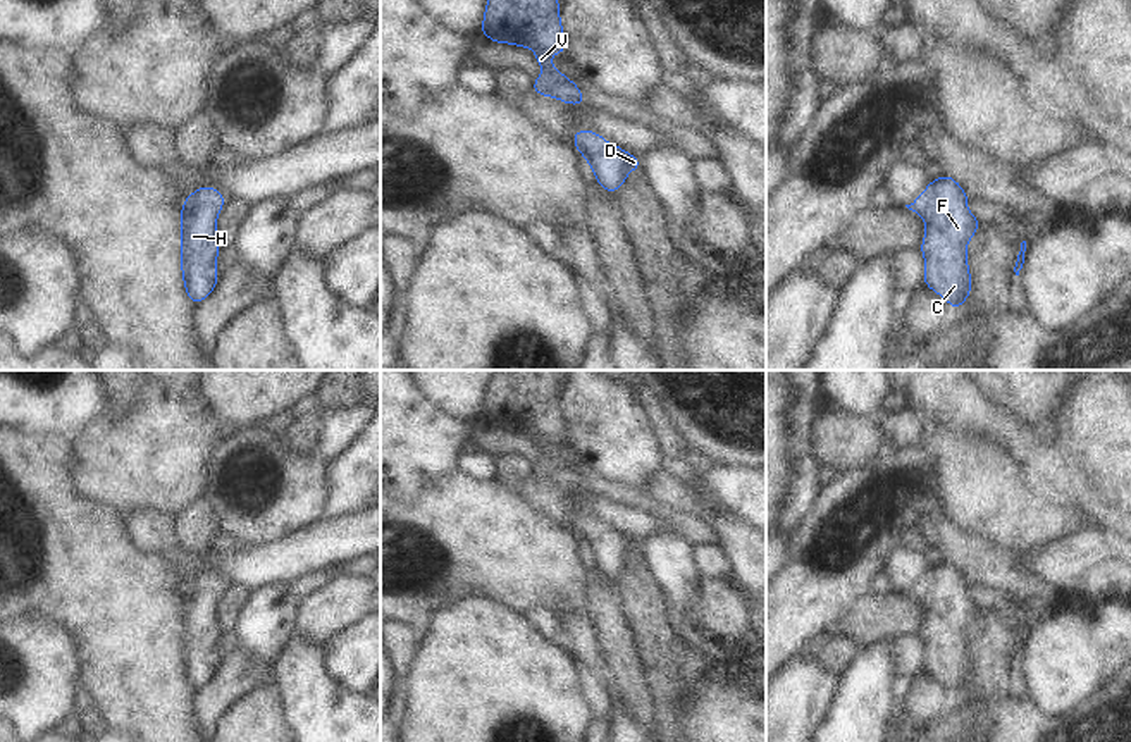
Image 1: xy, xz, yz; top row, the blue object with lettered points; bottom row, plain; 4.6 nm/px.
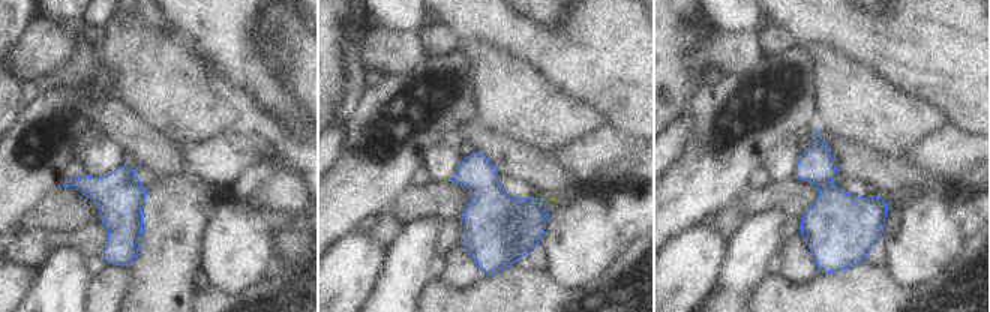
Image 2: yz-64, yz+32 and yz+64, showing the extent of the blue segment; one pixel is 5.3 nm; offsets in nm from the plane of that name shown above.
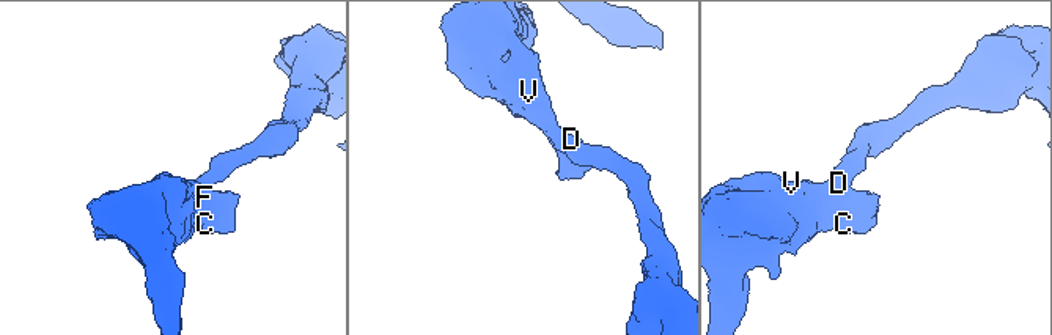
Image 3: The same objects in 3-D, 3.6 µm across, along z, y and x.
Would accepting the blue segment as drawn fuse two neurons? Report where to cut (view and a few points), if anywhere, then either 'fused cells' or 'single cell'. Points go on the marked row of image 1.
cut none; single cell

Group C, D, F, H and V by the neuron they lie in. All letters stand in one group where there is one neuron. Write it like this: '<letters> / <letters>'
C D F H V

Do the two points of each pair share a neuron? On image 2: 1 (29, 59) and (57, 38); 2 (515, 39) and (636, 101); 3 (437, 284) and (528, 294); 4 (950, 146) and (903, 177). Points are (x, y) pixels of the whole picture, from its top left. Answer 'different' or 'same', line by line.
1: same
2: same
3: same
4: different

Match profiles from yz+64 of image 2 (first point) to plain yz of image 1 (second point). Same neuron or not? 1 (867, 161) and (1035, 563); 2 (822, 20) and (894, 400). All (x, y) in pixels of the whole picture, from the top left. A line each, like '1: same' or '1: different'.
1: different
2: different

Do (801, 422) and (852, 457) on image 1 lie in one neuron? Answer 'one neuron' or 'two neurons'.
two neurons

